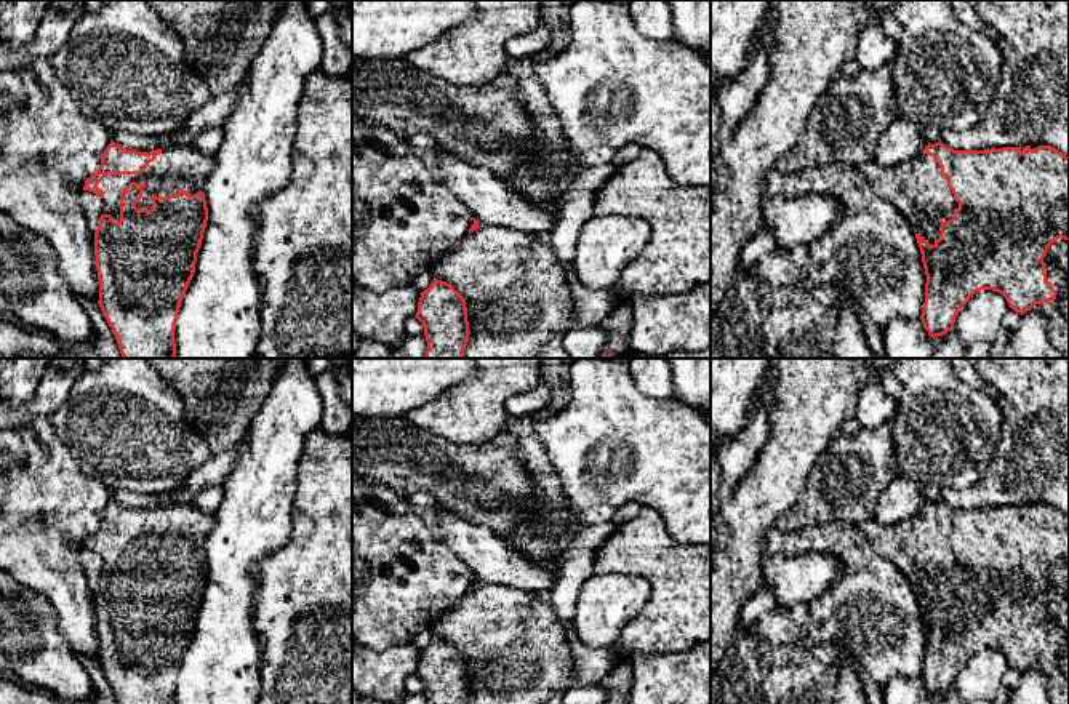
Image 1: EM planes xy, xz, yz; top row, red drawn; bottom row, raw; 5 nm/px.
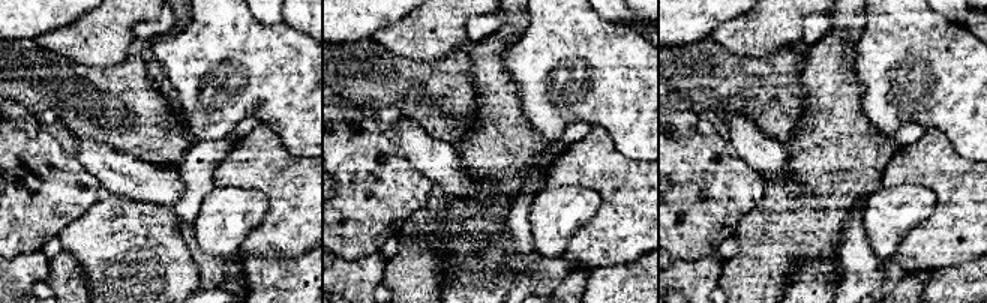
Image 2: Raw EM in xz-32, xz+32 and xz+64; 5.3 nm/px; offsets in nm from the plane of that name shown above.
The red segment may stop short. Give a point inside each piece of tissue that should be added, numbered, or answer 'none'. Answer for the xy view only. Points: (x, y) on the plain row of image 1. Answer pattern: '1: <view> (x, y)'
1: xy (184, 525)

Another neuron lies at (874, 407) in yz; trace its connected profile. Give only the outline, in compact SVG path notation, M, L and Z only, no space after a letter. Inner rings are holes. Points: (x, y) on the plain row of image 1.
M880 381L859 386L855 414L863 429L893 426L898 400L887 394Z

